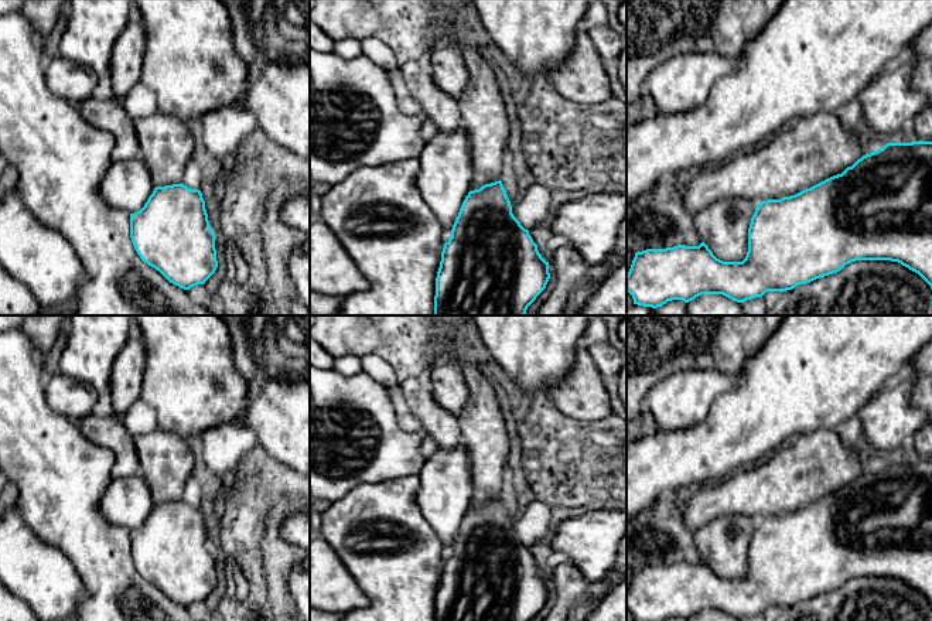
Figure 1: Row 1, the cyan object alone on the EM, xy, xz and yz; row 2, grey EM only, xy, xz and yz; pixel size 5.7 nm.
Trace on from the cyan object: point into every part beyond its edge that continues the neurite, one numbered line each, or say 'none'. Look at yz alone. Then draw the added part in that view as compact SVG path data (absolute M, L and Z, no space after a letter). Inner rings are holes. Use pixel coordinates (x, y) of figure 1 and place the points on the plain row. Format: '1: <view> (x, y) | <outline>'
none

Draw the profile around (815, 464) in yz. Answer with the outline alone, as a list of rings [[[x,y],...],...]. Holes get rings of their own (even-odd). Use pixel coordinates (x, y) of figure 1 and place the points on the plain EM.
[[[836,429],[808,431],[776,450],[768,463],[744,467],[717,482],[696,487],[693,497],[685,502],[685,522],[689,529],[697,530],[723,515],[742,515],[757,521],[781,516],[841,491],[873,468],[875,463],[867,460],[857,446],[846,444]]]

